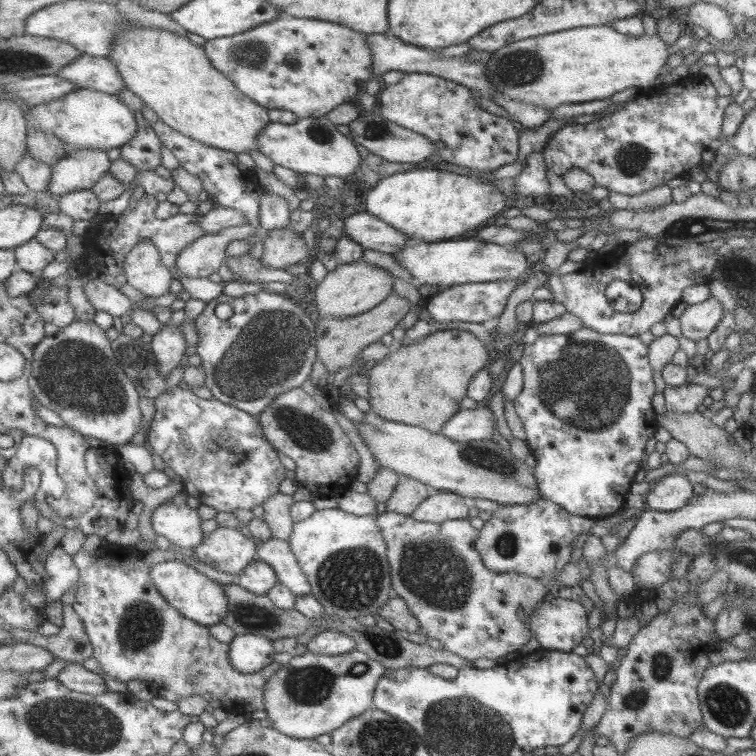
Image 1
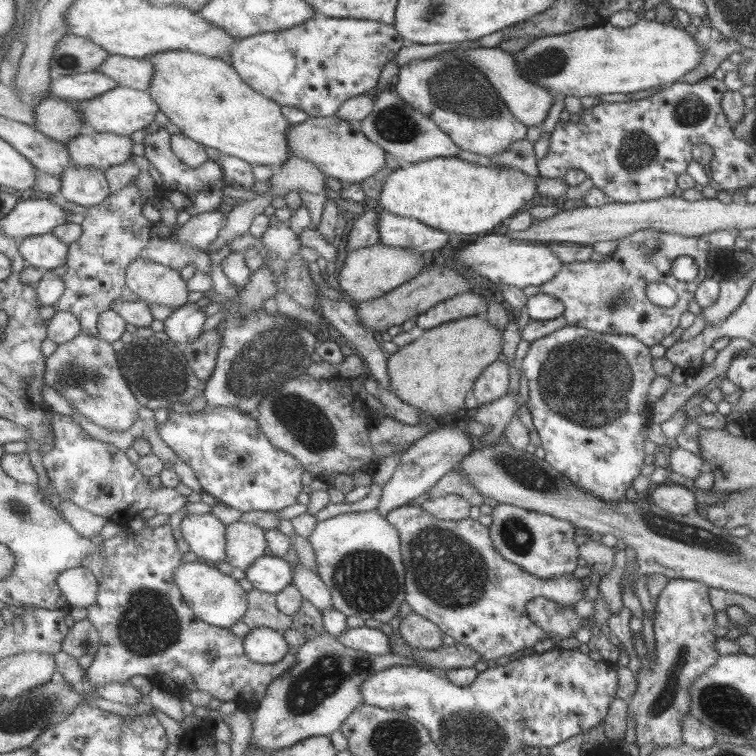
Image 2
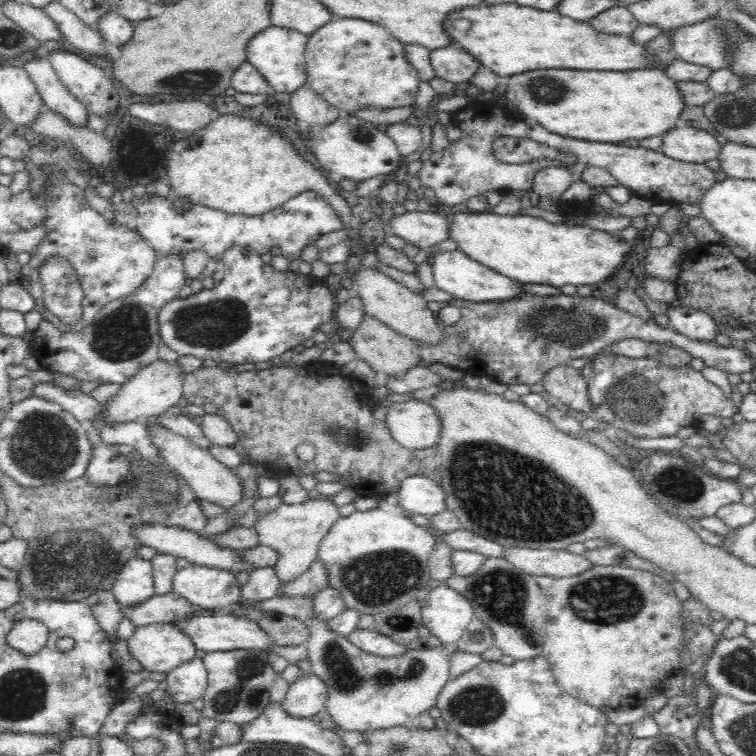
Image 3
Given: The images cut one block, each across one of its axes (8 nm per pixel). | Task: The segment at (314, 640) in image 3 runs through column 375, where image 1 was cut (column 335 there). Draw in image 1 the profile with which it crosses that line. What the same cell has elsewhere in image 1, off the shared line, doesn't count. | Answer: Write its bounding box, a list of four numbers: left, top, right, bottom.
[265,649,387,739]

